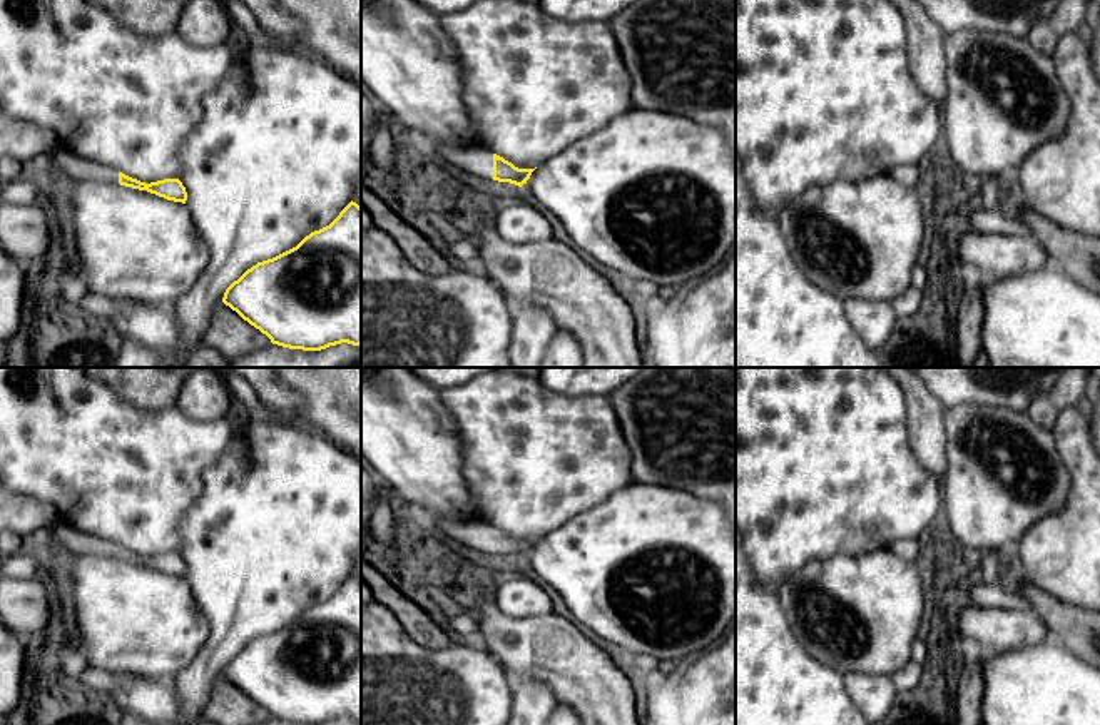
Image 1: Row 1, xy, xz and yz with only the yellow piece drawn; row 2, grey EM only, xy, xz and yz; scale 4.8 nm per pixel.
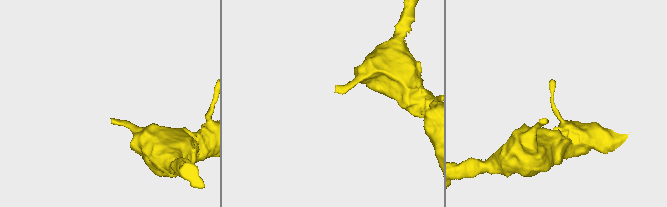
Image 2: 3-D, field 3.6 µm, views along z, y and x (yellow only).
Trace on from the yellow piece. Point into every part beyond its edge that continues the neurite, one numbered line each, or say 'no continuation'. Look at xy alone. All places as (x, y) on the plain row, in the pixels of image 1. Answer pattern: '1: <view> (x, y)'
1: xy (61, 535)

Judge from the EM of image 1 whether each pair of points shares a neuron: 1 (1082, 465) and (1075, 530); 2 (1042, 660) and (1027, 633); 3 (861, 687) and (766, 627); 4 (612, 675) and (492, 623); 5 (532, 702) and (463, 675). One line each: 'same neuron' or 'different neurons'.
1: same neuron
2: different neurons
3: different neurons
4: same neuron
5: different neurons

